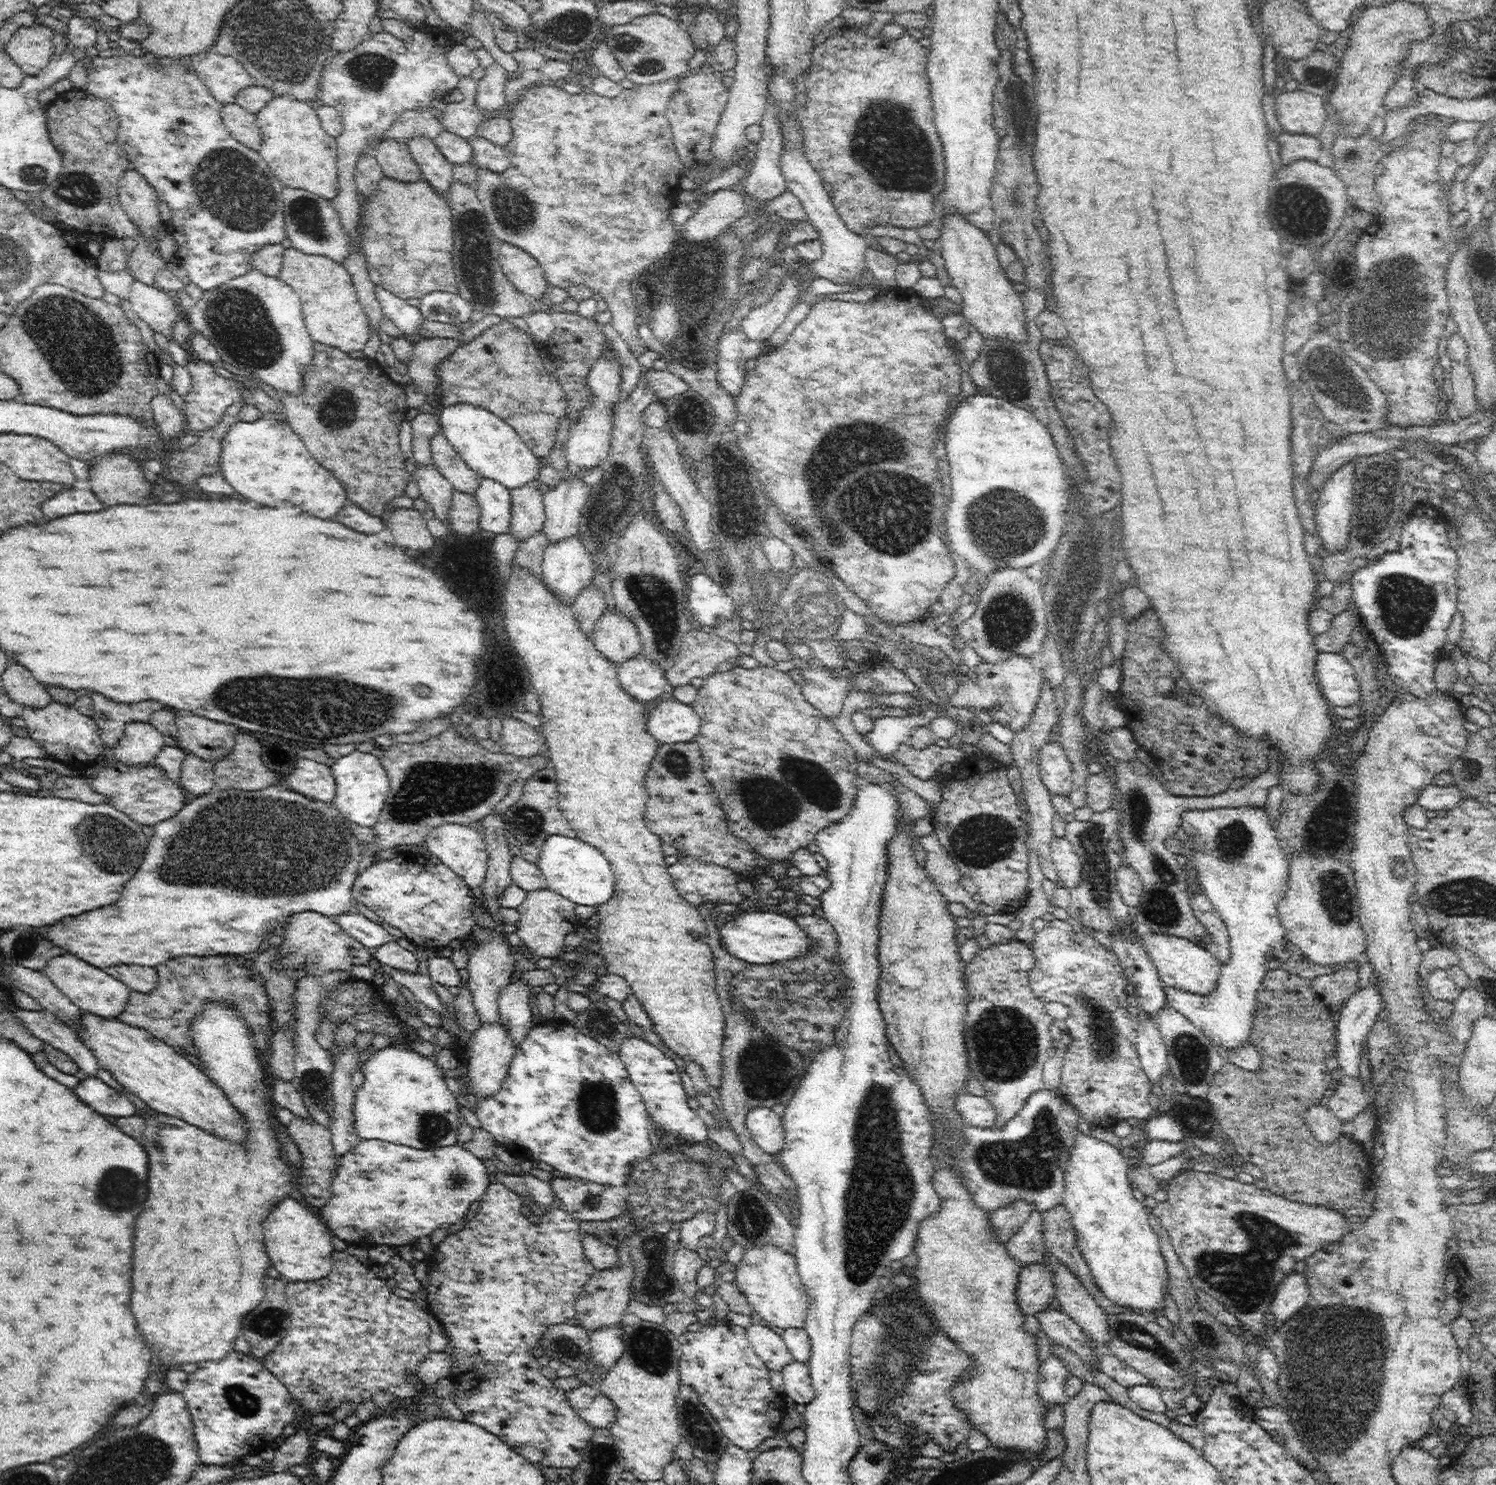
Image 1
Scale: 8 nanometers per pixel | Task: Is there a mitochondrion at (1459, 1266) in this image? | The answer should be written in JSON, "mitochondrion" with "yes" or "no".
{"mitochondrion":"no"}

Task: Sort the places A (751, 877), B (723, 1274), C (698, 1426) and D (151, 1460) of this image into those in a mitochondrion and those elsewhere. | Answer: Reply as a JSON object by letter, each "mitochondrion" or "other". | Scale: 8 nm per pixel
{"A":"other","B":"other","C":"mitochondrion","D":"mitochondrion"}

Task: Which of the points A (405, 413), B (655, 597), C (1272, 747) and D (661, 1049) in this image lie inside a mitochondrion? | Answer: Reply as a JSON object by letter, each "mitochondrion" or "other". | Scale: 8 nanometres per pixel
{"A":"other","B":"mitochondrion","C":"other","D":"other"}

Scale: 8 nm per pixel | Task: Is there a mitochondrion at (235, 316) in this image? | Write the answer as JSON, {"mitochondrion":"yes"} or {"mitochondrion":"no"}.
{"mitochondrion":"yes"}

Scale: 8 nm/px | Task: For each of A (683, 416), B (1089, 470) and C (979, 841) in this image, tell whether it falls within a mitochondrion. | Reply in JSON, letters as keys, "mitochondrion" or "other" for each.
{"A":"other","B":"other","C":"mitochondrion"}

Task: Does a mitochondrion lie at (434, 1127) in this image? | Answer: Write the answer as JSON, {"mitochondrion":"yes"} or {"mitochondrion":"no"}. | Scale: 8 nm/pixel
{"mitochondrion":"yes"}

